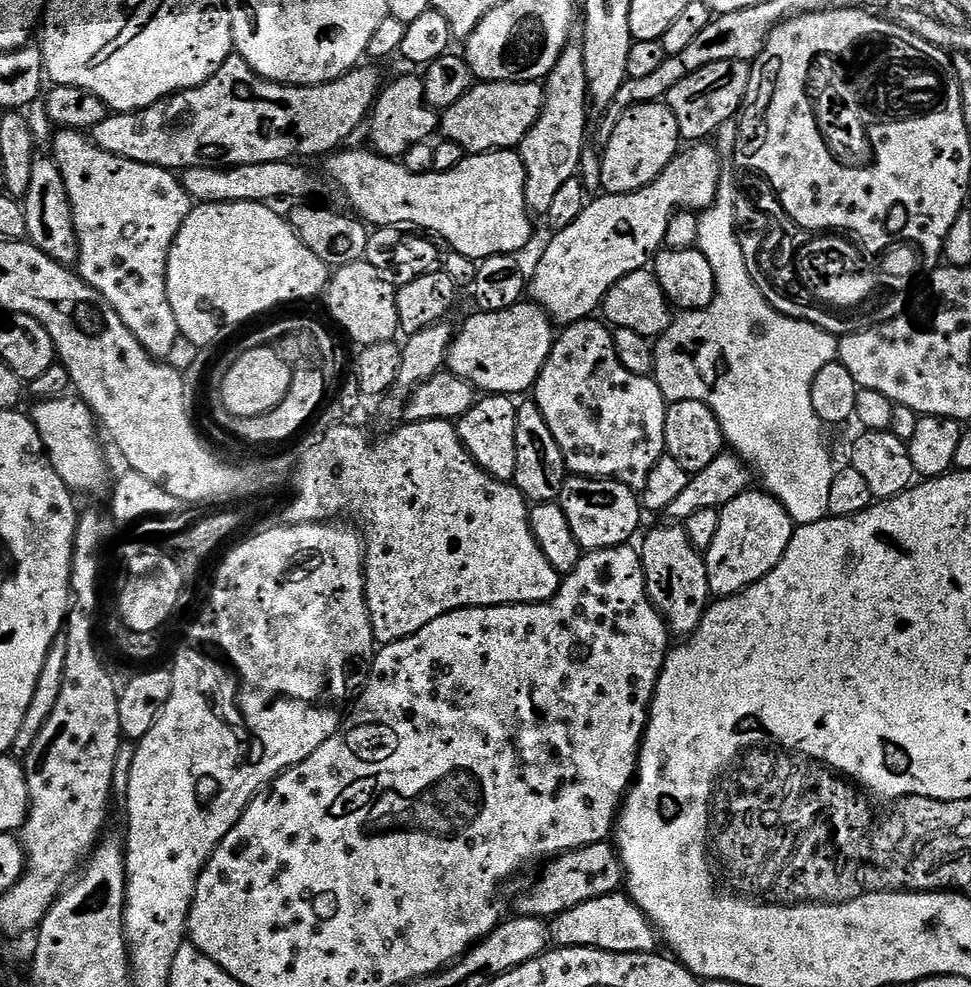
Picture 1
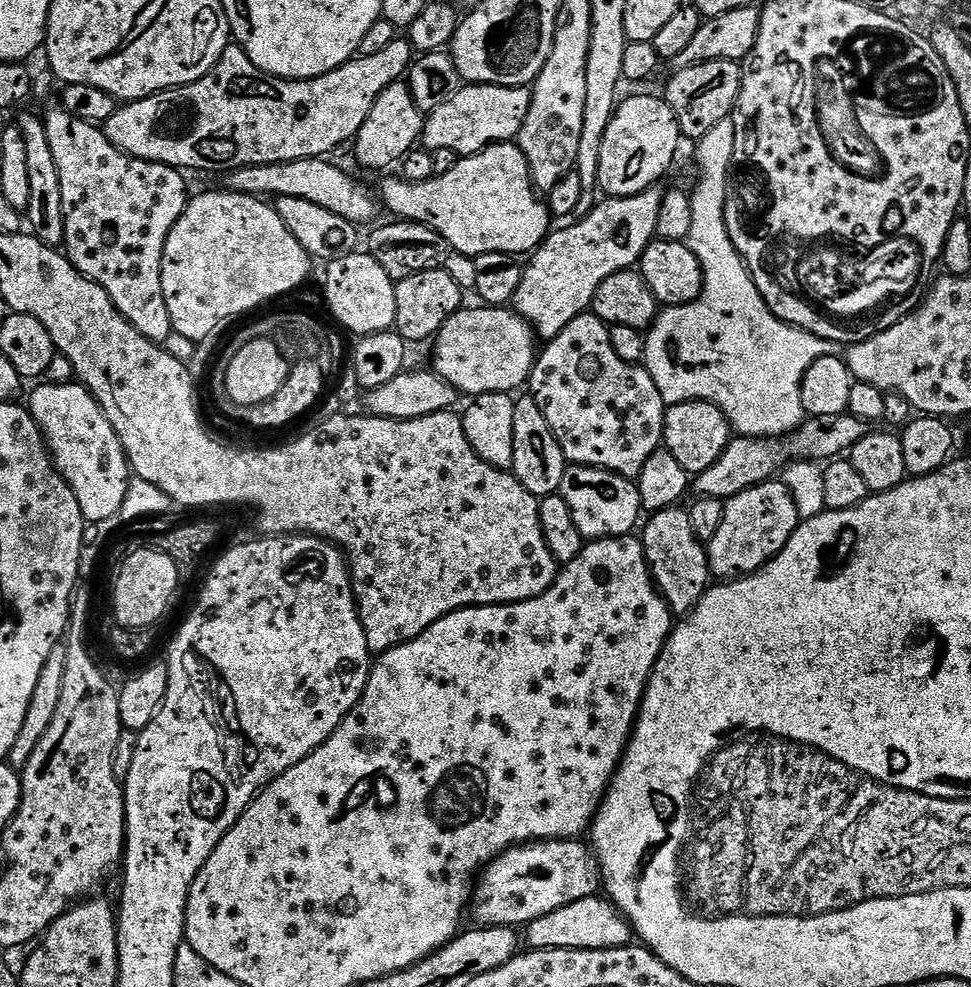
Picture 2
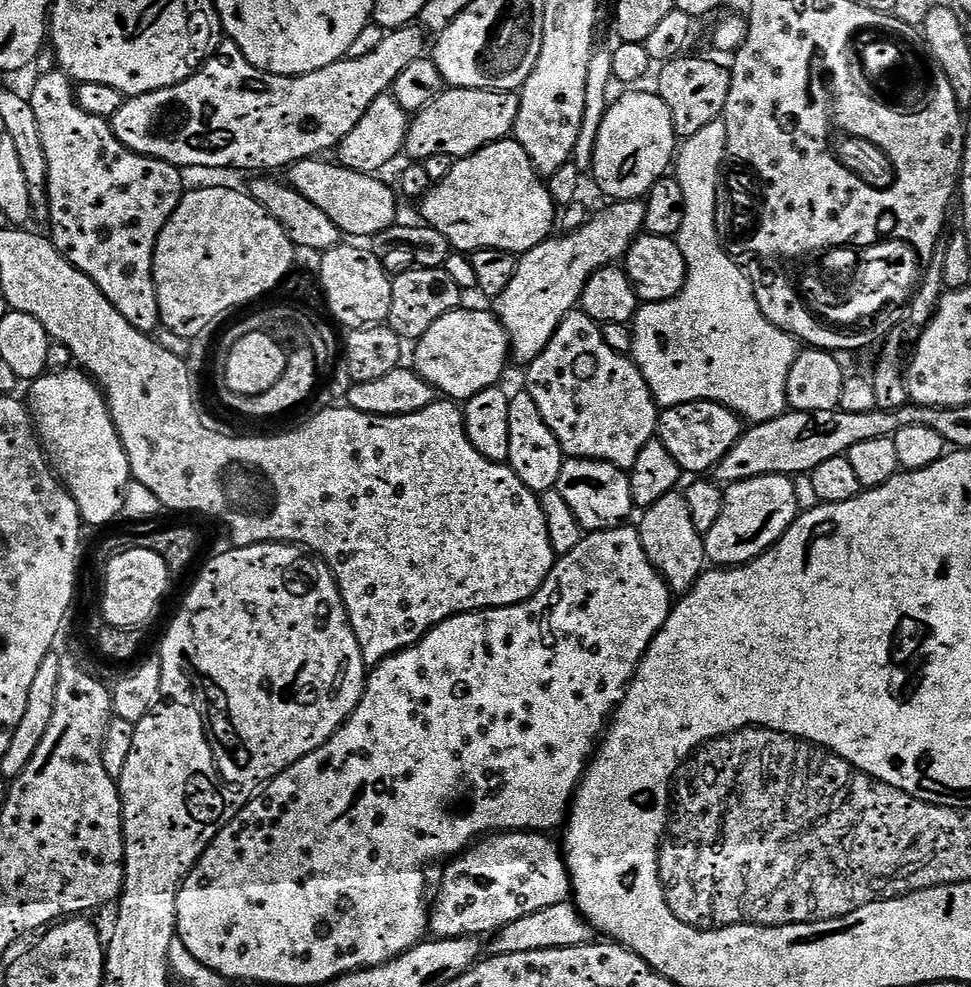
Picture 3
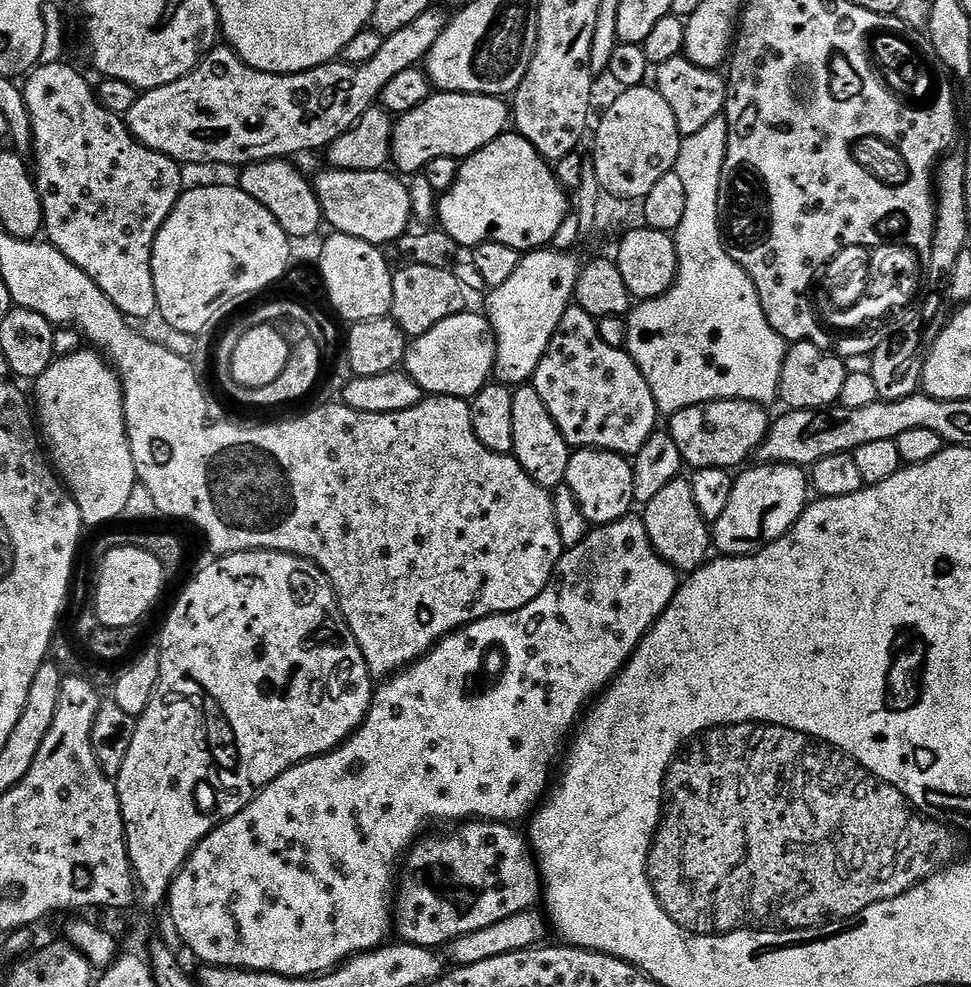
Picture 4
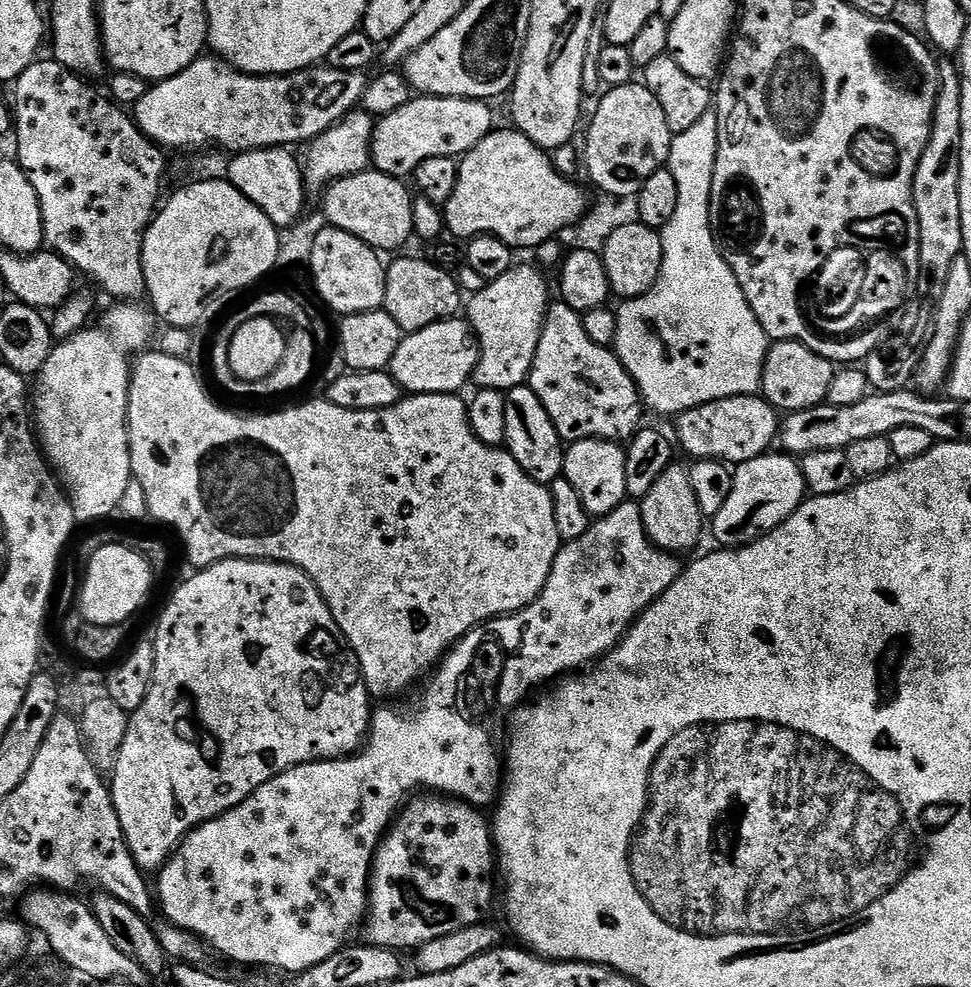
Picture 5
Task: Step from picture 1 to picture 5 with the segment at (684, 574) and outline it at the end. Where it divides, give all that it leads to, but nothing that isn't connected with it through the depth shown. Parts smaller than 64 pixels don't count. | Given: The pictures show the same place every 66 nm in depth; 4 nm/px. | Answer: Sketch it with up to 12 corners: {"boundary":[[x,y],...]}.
{"boundary":[[673,462],[639,501],[646,534],[688,552],[706,518],[688,468]]}

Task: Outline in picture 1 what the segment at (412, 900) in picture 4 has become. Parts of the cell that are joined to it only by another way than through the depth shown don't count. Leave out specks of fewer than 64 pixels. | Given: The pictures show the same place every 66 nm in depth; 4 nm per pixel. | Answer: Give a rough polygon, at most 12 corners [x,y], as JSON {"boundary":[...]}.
{"boundary":[[608,842],[547,861],[515,915],[555,918],[619,893]]}

